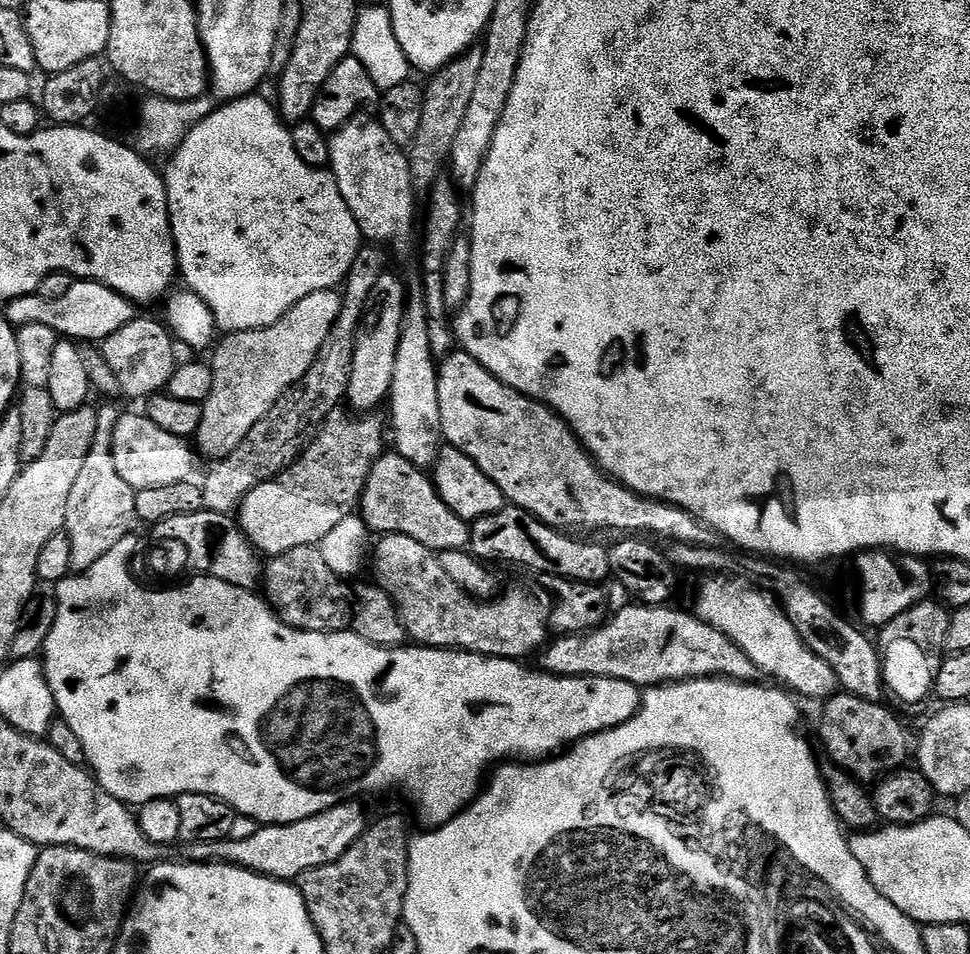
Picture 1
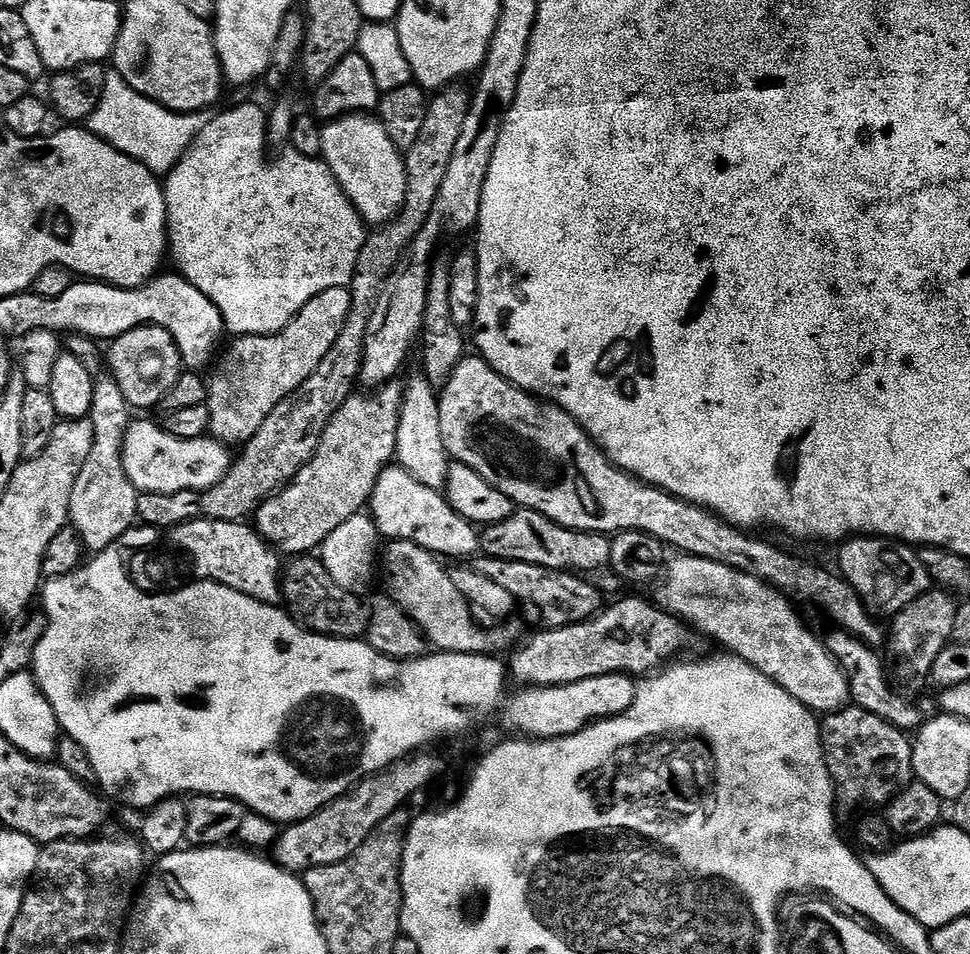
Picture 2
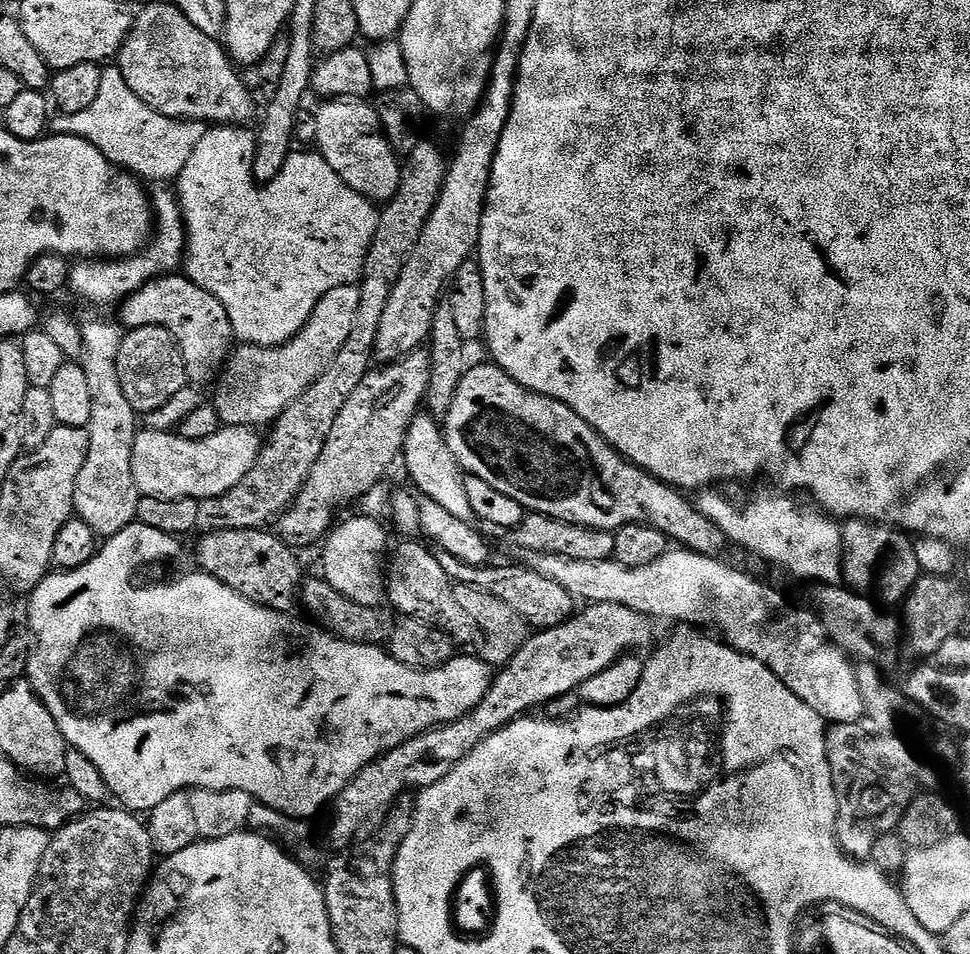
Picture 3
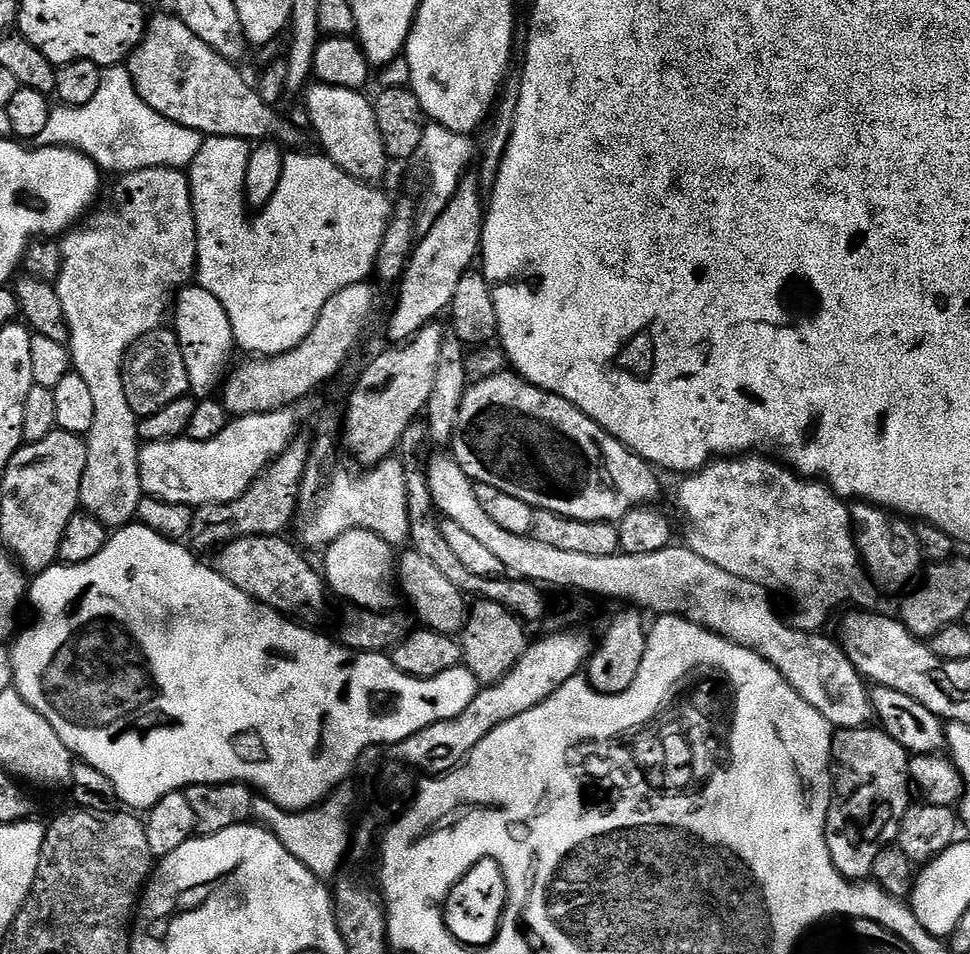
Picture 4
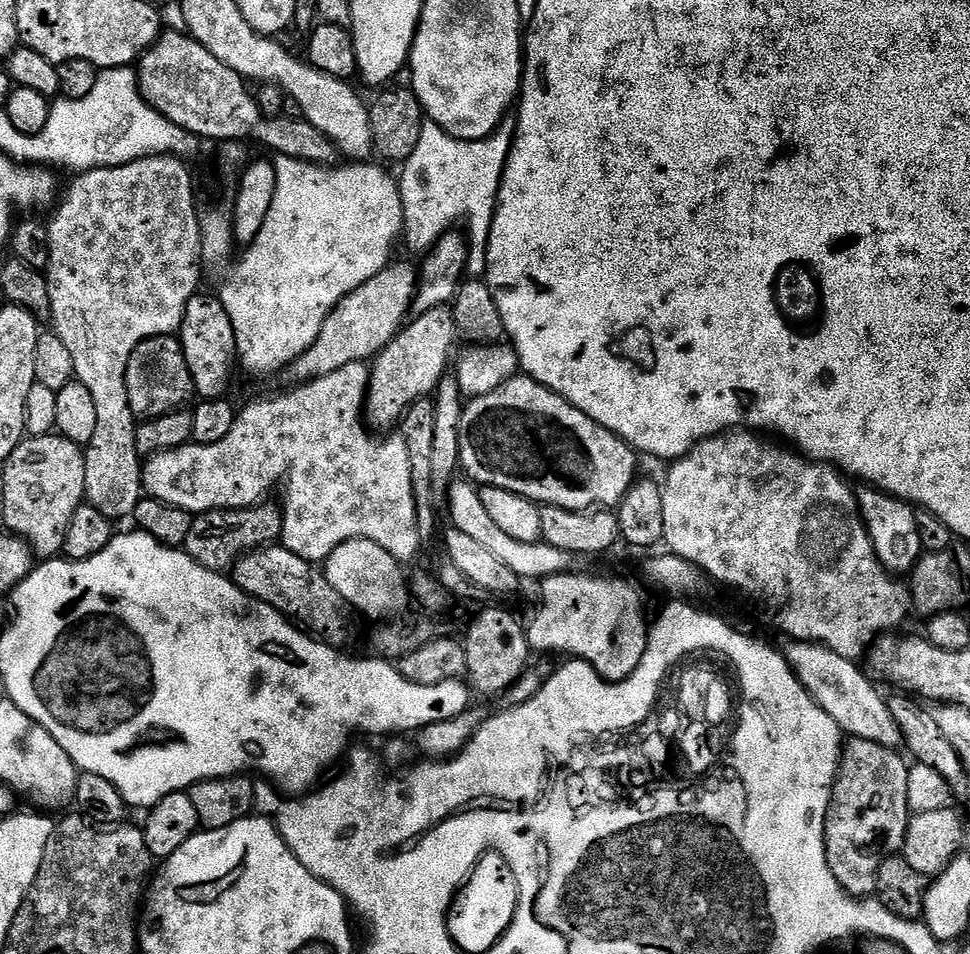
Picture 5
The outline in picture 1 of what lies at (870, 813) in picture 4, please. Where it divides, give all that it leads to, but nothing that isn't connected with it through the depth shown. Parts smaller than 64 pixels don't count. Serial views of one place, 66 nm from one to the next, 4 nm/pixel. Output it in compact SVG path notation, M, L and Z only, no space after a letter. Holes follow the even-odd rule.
M841 691L829 696L821 707L824 709L820 712L820 740L828 751L827 759L861 782L879 781L910 760L908 732L903 722L882 705Z

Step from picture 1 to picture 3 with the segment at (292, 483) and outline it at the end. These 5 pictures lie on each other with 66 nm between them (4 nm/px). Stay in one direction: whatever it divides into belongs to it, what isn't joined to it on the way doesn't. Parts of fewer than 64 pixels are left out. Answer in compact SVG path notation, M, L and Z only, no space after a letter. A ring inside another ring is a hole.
M417 350L411 352L409 356L404 357L402 360L388 362L383 366L373 367L372 371L366 374L366 378L362 378L362 383L354 389L354 394L350 394L350 398L346 398L346 406L342 406L342 410L338 410L338 418L334 418L334 430L330 430L330 438L326 438L326 446L322 446L322 454L318 454L318 462L314 462L314 470L309 474L308 481L304 483L303 490L297 494L296 501L280 515L278 534L287 544L291 544L293 549L301 550L300 548L308 548L311 544L316 543L316 545L319 545L321 541L327 537L328 533L332 531L334 521L337 519L336 511L338 511L339 508L346 507L347 504L354 503L355 500L363 501L368 493L383 481L380 479L391 470L392 463L394 463L395 460L397 463L398 457L404 450L406 430L410 426L412 419L421 411L422 405L424 404L424 395L426 394L428 383L430 382L430 370L430 358L428 357L427 351Z

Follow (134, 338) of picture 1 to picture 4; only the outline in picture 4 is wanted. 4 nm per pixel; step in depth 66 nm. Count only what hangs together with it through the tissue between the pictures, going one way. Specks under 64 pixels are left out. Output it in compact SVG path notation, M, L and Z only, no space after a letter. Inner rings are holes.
M161 326L132 344L124 359L124 385L130 410L138 418L158 414L162 406L170 406L170 402L189 395L186 364L175 331Z

